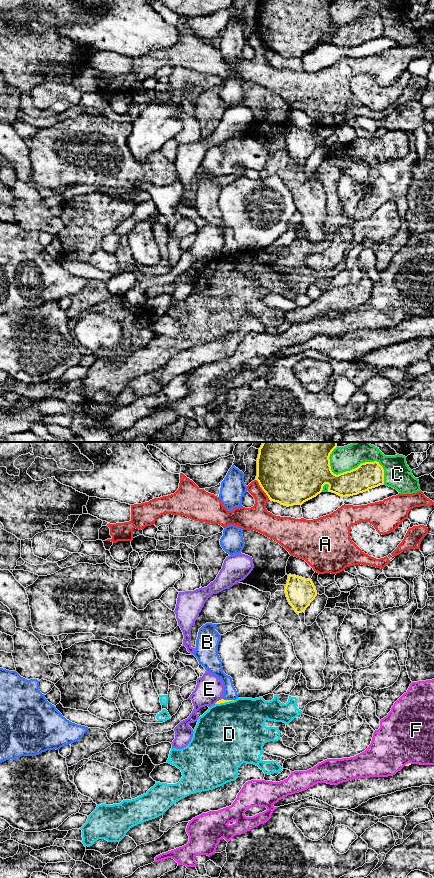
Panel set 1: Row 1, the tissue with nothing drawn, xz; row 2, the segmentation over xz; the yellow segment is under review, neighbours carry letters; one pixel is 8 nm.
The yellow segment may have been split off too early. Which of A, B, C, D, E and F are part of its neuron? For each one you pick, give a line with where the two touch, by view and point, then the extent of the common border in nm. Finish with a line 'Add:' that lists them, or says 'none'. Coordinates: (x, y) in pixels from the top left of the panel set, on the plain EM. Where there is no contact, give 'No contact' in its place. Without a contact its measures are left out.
Add: none

